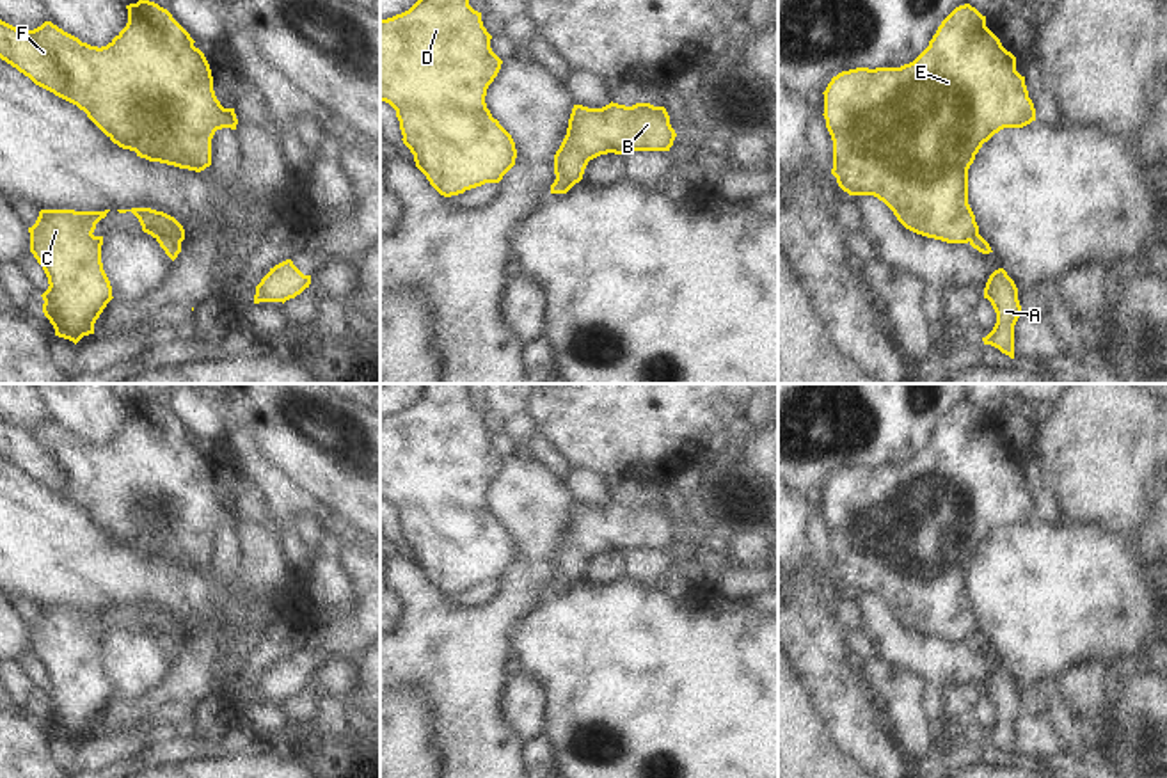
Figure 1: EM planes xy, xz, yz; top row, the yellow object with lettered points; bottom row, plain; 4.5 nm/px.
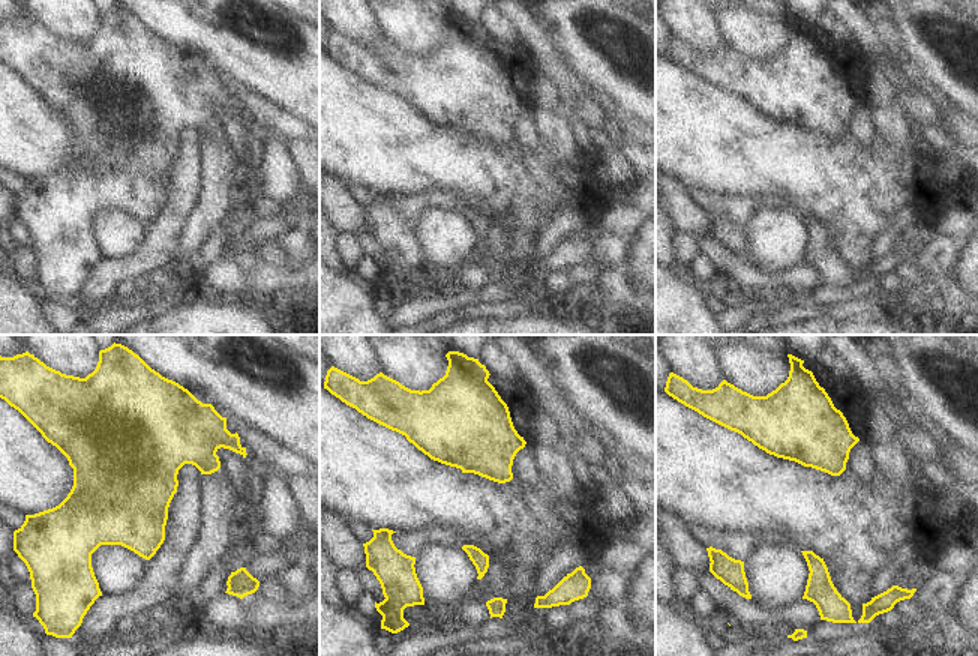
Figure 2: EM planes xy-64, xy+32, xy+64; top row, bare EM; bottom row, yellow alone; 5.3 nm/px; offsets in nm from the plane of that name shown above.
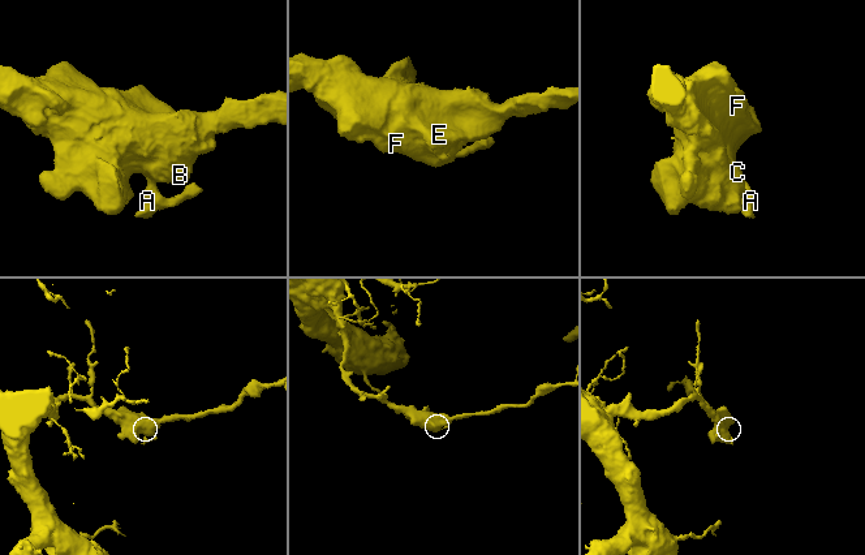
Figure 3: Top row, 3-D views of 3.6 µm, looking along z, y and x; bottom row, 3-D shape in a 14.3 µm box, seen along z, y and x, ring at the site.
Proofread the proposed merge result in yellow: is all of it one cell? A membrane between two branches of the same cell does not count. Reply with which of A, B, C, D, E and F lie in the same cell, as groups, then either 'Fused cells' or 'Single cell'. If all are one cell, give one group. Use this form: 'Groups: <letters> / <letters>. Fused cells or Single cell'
Groups: A / B C D E F. Fused cells

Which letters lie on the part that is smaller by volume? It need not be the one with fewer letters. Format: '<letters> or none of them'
A

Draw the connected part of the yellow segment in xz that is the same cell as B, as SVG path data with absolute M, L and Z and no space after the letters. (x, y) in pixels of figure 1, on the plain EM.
M609 501L602 506L588 506L574 503L567 533L554 552L556 577L579 581L590 558L615 551L623 552L629 549L670 549L677 531L670 522L670 513L664 504L650 501L636 501L632 504Z

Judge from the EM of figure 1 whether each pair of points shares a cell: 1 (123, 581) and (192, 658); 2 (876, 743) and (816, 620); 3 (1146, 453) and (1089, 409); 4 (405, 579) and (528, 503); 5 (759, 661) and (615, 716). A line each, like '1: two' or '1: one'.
1: two
2: one
3: one
4: one
5: one

